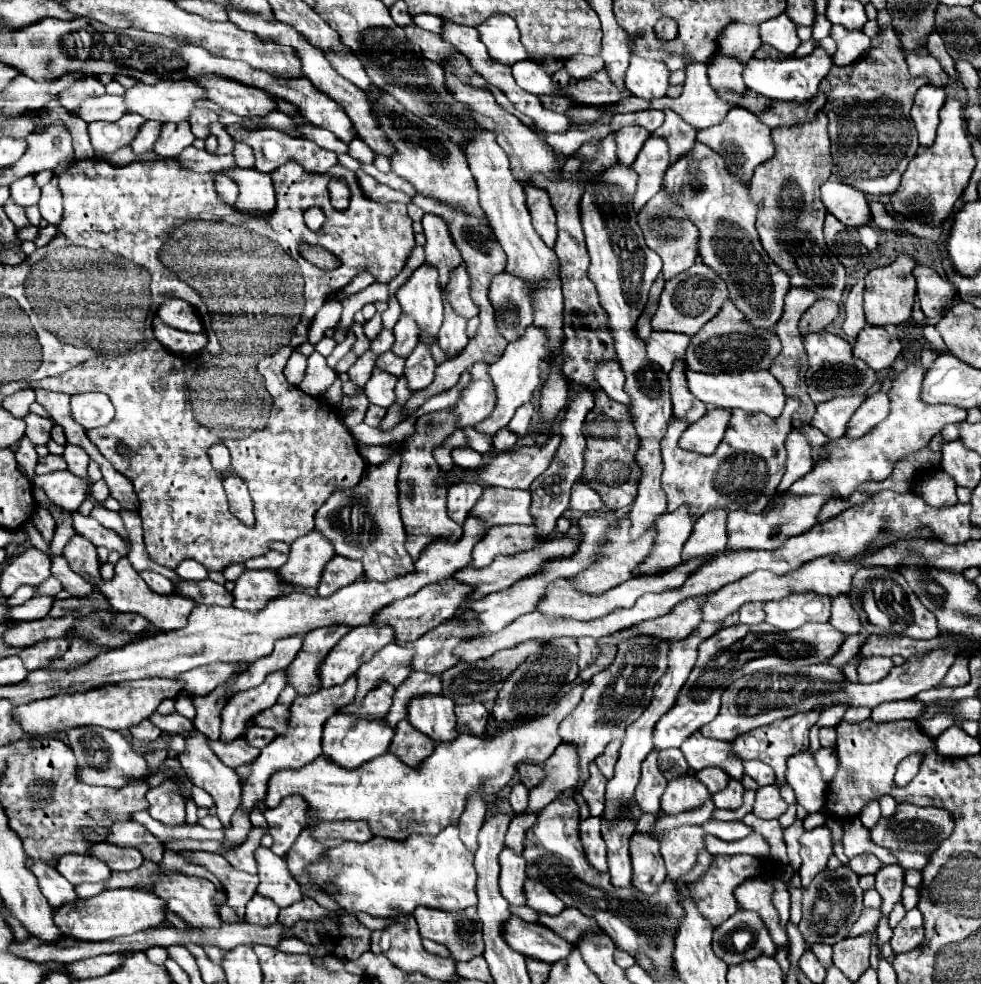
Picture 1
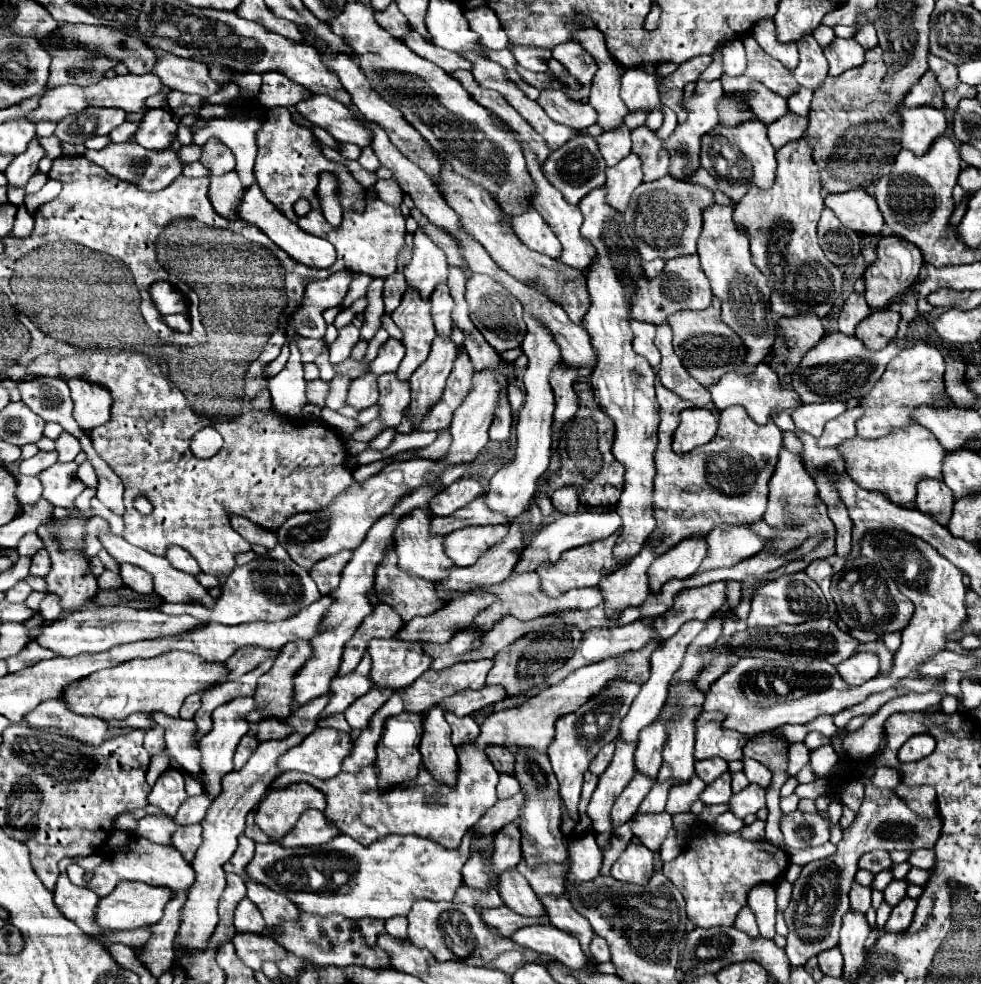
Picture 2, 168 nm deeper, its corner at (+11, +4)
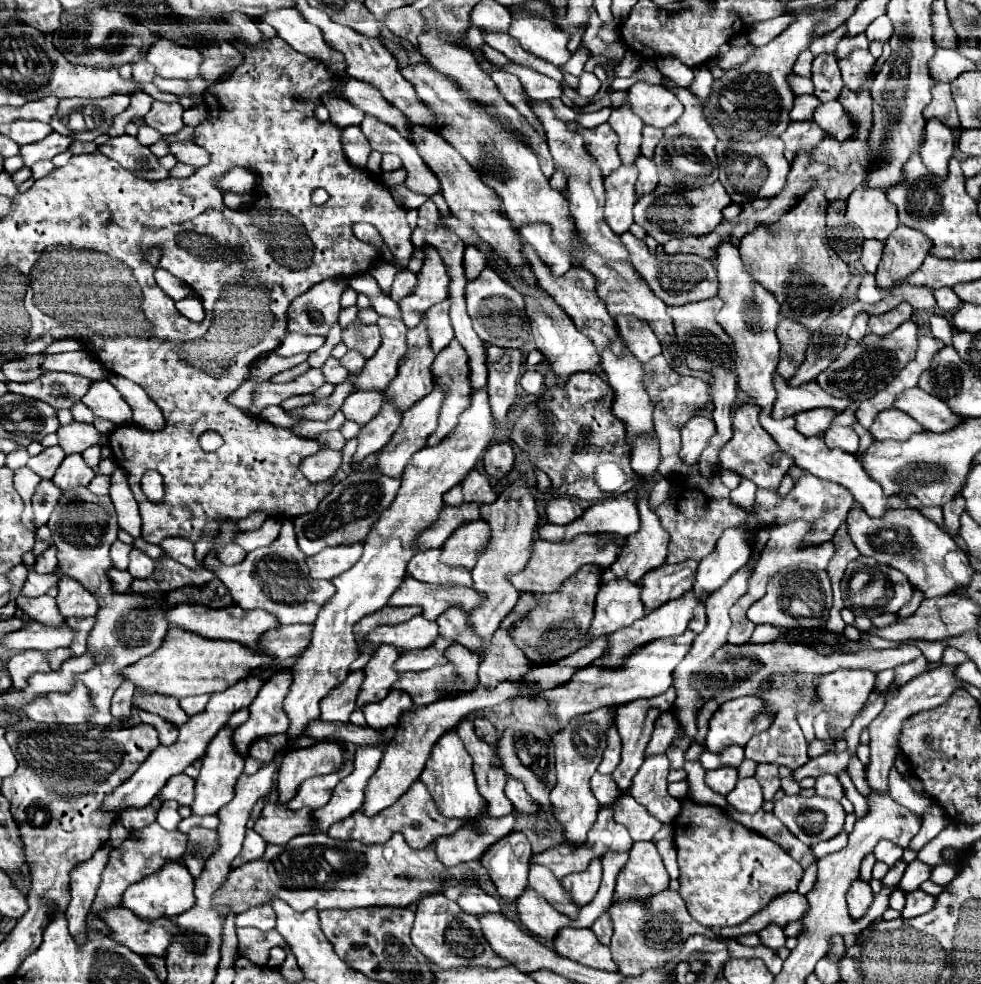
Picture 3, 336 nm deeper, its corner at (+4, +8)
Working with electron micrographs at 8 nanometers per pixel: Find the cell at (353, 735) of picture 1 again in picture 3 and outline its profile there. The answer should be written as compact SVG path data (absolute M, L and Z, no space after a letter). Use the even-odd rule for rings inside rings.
M320 741L306 749L288 751L278 771L280 803L290 801L304 779L334 773L344 763L346 763L344 749L334 741Z

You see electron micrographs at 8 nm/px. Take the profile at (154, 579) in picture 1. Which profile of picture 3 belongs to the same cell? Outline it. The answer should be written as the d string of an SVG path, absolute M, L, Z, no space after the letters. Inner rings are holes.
M132 549L128 573L130 573L132 577L136 577L136 579L148 579L148 577L154 573L154 561L148 559L142 551Z

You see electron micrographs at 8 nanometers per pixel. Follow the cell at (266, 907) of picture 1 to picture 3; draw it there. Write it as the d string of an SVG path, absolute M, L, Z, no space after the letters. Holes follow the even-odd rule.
M270 905L250 907L248 911L236 915L236 927L256 927L260 931L270 931L276 927L276 915Z

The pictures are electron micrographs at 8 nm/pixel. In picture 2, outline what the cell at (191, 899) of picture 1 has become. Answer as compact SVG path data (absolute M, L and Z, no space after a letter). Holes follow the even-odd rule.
M131 839L127 851L117 851L103 859L103 863L95 869L93 879L87 883L87 889L97 893L99 897L107 897L119 881L143 881L147 885L169 887L175 893L193 885L195 871L173 845L159 845L147 839Z

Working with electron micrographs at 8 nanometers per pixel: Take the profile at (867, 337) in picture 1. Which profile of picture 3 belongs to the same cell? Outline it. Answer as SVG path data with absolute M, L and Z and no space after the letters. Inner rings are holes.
M902 303L900 309L894 309L894 311L888 311L888 313L882 313L882 315L870 315L868 329L874 335L886 335L894 329L892 325L898 325L898 323L906 321L910 317L910 313L912 313L912 307L908 303Z

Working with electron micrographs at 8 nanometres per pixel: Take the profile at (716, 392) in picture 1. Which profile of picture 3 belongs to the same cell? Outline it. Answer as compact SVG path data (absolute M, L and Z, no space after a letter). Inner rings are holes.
M774 373L772 381L774 381L774 387L778 393L772 413L770 413L770 417L774 417L774 419L782 419L782 417L796 415L800 411L818 409L818 407L844 411L850 405L848 399L836 399L836 397L828 395L816 383L804 383L800 387L790 387L788 381L784 381L778 373Z

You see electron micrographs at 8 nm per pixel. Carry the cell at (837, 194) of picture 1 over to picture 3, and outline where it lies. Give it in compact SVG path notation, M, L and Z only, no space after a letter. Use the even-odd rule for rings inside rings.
M858 187L846 201L846 219L860 227L864 239L886 241L898 227L898 213L880 189Z

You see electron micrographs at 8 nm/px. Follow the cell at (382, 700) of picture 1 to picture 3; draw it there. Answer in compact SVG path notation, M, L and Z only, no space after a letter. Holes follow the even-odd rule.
M392 689L388 697L376 703L368 703L362 707L362 713L372 729L386 729L390 725L398 725L400 715L414 707L412 699L404 695L404 691Z

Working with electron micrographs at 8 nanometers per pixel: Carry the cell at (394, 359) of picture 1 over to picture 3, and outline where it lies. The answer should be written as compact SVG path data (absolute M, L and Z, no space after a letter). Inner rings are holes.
M330 357L324 363L322 371L324 371L324 377L326 377L328 383L340 383L340 381L344 381L344 377L348 377L348 369L344 369L342 363L338 359L334 359L334 357Z

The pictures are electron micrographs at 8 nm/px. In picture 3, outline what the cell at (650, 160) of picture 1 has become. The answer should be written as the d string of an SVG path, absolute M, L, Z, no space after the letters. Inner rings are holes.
M634 163L622 165L612 175L604 177L604 187L606 187L604 219L616 235L628 231L628 227L634 223L632 207L638 199L634 189L636 179L638 179L638 171Z

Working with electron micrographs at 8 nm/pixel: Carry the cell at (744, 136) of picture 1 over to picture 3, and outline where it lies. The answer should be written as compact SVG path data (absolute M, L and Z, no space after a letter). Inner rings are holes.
M764 137L758 143L740 143L734 139L718 141L718 171L720 183L728 191L734 203L744 203L758 197L774 197L782 191L790 163L784 157L784 141L780 137Z

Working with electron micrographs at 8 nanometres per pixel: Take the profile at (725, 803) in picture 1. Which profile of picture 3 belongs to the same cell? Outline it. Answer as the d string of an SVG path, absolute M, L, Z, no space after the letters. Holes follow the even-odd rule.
M722 767L706 773L706 783L710 785L712 791L720 795L728 795L736 787L736 781L738 781L738 773L732 767Z

